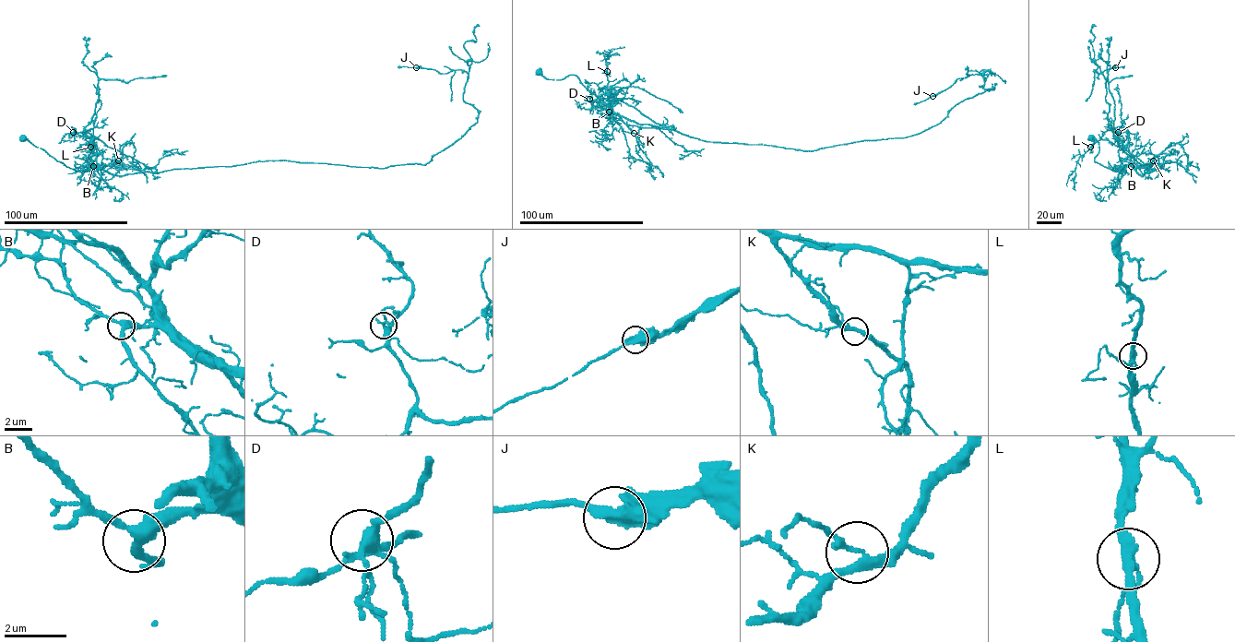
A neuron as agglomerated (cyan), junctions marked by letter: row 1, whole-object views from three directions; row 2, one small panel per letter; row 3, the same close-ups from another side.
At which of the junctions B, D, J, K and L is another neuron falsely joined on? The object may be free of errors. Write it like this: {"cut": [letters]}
{"cut": []}

